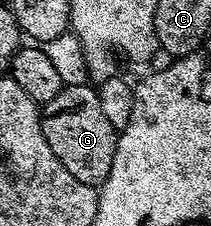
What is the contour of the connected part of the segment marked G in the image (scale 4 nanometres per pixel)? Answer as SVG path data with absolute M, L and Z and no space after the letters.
M88 83L64 86L64 90L43 105L40 126L42 135L46 135L46 143L50 143L50 151L58 155L58 163L62 163L78 183L99 187L110 175L118 131L110 119L106 119L96 89L90 86Z

